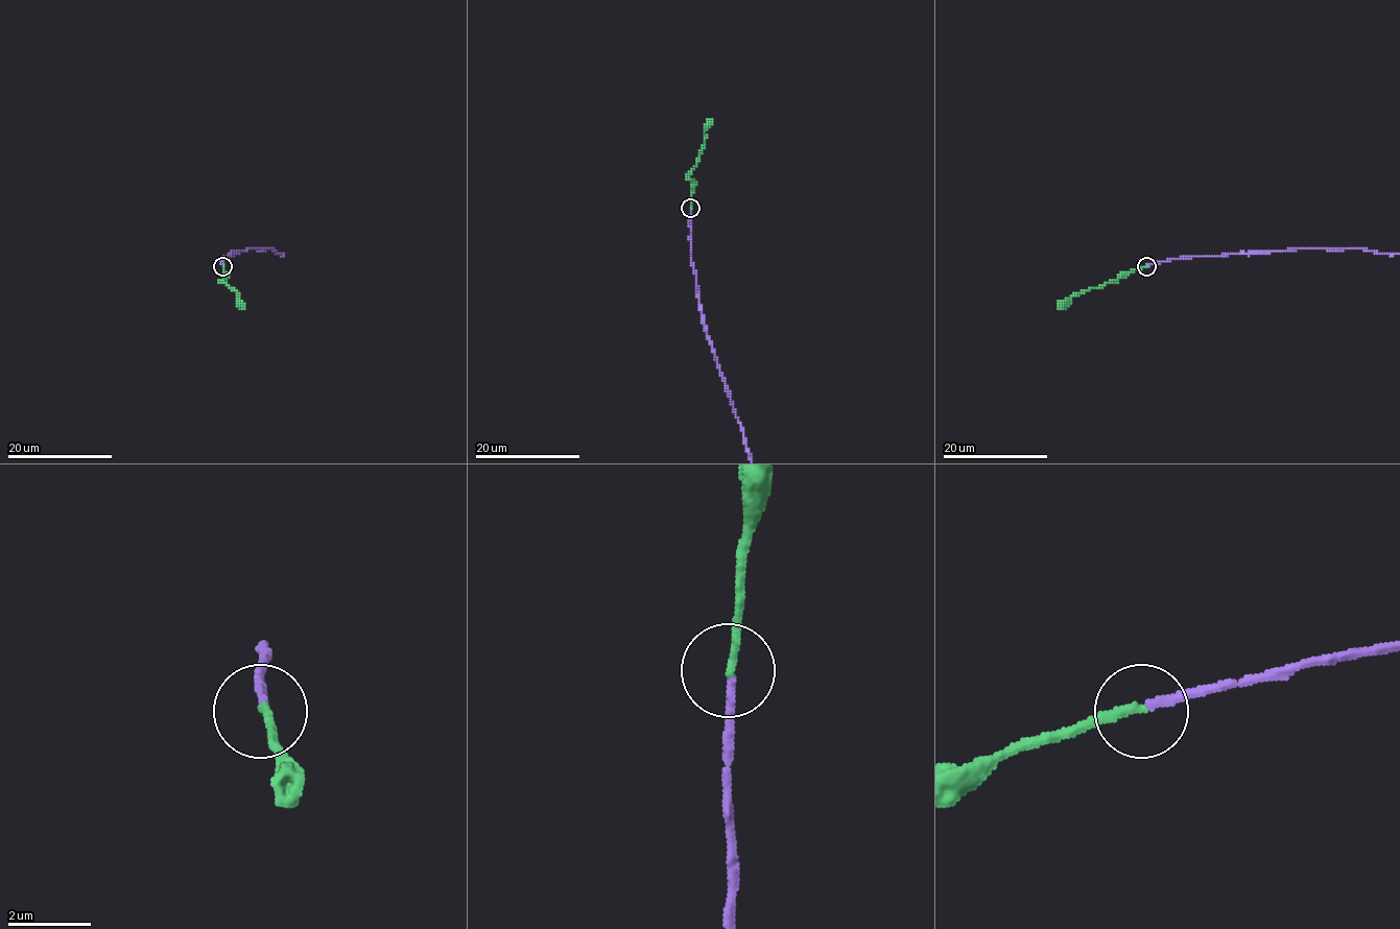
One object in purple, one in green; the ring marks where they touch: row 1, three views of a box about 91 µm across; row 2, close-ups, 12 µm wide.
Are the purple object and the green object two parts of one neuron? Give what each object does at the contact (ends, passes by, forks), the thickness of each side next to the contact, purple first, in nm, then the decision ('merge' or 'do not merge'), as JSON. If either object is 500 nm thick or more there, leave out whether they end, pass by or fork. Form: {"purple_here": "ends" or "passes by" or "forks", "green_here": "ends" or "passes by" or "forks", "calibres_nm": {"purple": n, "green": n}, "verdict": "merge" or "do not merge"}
{"purple_here": "ends", "green_here": "ends", "calibres_nm": {"purple": 200, "green": 200}, "verdict": "merge"}

